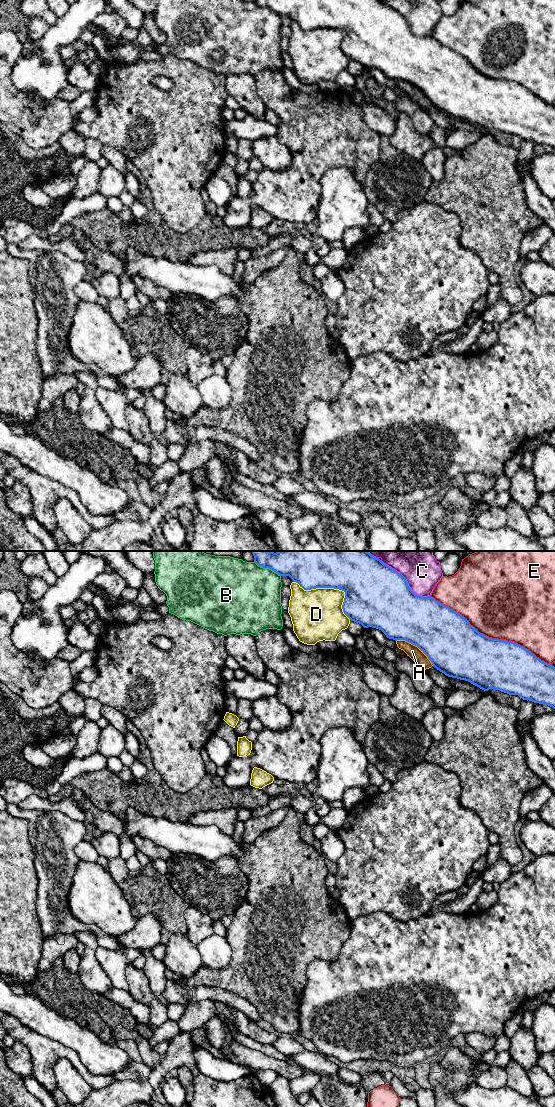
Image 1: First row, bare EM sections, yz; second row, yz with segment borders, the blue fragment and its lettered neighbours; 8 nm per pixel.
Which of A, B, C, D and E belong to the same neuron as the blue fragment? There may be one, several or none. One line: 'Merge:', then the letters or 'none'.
Merge: none

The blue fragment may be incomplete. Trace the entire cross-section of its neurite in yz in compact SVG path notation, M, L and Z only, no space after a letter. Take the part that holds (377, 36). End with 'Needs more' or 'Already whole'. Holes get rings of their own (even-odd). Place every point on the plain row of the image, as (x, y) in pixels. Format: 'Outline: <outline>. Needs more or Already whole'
Outline: M254 0L263 8L269 8L280 16L289 16L304 30L334 28L345 32L342 45L344 54L364 68L381 70L387 78L405 80L417 86L431 101L433 107L448 117L465 120L484 131L499 130L518 135L523 140L548 145L555 149L555 107L537 98L529 90L506 80L489 78L480 74L457 52L434 38L416 35L406 19L381 0Z. Already whole

